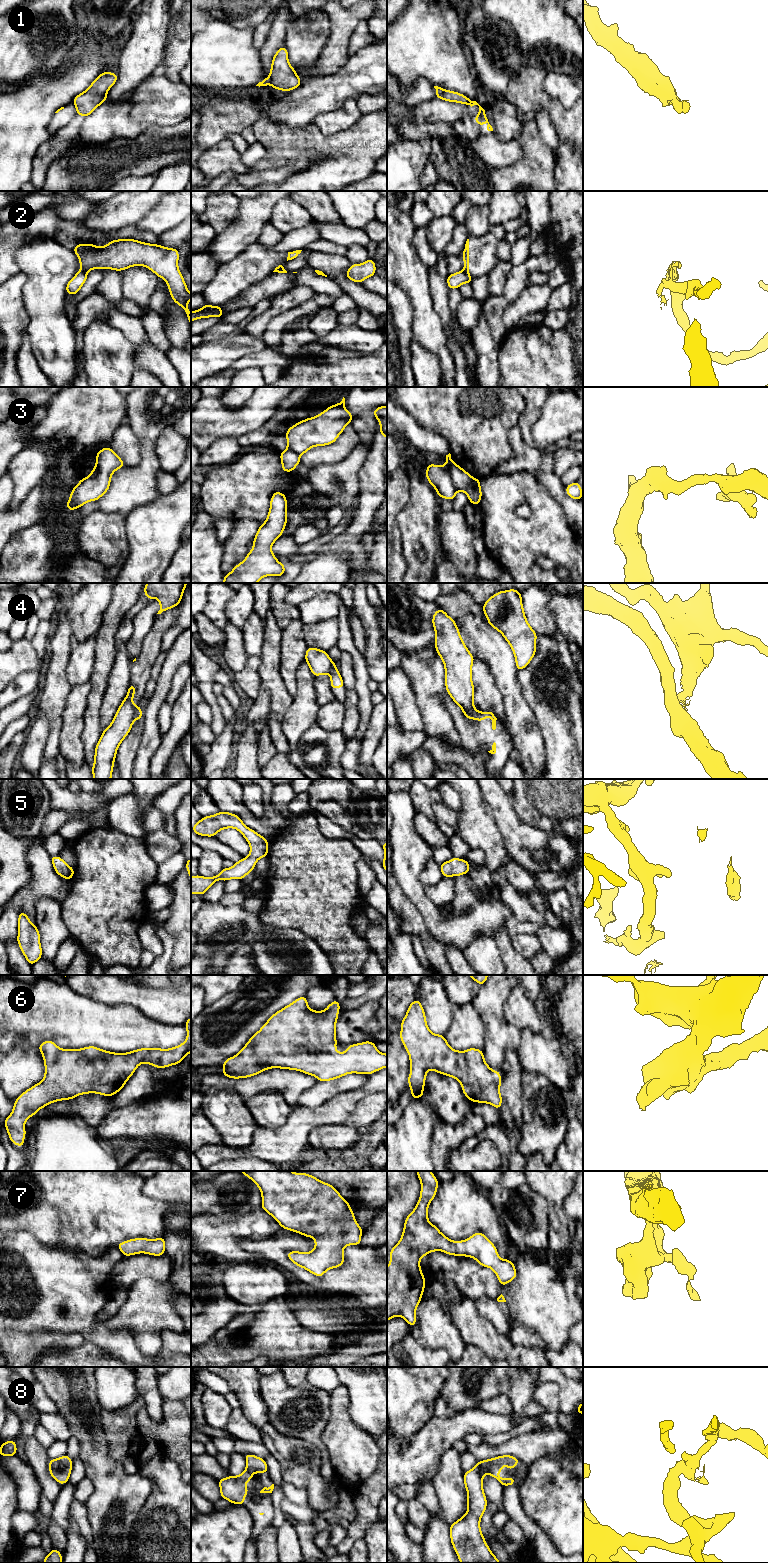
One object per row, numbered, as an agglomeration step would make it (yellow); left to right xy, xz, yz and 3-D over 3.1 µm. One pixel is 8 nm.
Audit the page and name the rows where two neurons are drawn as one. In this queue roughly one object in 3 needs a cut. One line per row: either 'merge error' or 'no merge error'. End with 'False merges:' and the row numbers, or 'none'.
1: merge error
2: merge error
3: merge error
4: merge error
5: no merge error
6: no merge error
7: no merge error
8: no merge error
False merges: 1, 2, 3, 4

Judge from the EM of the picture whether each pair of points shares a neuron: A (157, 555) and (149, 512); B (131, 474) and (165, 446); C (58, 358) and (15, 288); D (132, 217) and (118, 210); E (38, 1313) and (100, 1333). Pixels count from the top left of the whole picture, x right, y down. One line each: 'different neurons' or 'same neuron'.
A: same neuron
B: different neurons
C: different neurons
D: same neuron
E: same neuron

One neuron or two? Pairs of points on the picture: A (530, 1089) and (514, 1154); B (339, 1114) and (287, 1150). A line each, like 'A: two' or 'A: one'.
A: two
B: one

